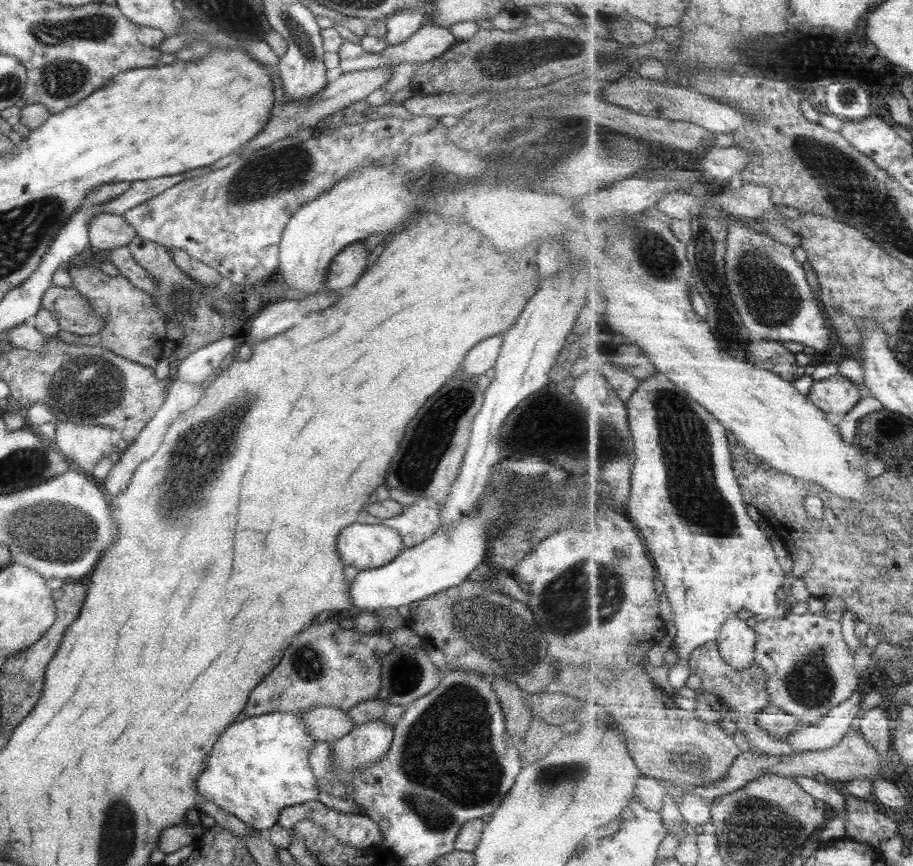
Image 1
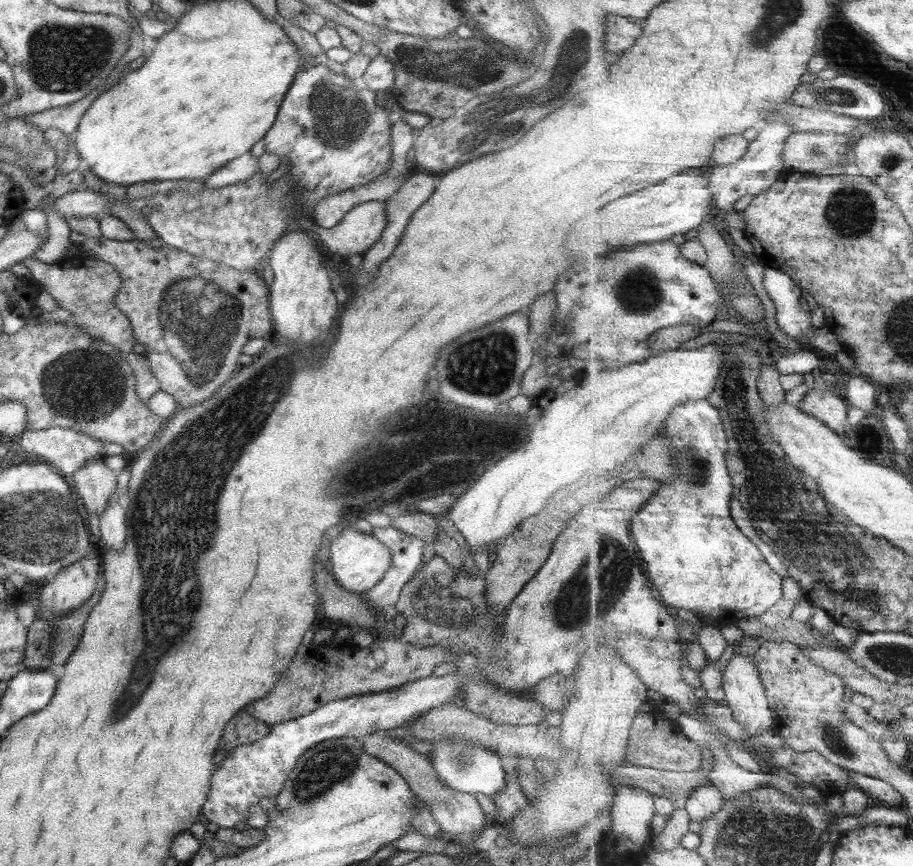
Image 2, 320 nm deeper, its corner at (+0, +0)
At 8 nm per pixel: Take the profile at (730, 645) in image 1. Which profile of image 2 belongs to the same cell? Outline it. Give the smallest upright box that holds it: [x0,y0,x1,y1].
[723,653,774,739]

